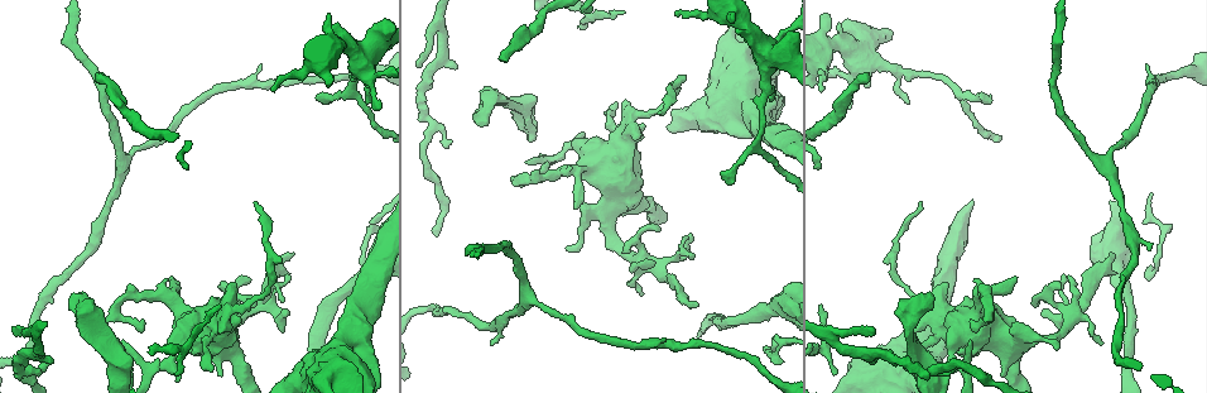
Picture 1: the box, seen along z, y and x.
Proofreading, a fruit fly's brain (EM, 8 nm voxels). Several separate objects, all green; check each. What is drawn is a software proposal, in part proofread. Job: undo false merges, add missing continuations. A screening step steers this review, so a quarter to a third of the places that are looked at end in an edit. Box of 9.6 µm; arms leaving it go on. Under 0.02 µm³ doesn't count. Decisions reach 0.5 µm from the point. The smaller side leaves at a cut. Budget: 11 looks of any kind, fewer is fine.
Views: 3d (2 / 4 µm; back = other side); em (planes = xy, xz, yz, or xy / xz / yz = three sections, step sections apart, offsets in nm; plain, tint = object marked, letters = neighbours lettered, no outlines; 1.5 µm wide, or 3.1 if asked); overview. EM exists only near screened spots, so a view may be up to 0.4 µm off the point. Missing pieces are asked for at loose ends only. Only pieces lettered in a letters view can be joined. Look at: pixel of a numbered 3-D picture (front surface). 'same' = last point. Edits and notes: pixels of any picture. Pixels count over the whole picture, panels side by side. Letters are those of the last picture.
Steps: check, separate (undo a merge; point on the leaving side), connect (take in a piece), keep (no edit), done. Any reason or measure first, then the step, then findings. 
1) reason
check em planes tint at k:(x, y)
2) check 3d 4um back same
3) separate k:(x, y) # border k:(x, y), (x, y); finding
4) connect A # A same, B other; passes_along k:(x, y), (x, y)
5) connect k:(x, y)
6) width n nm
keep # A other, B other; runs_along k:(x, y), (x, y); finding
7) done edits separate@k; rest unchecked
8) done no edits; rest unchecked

branch stops here
check 3d 4um at 1:(613, 105)

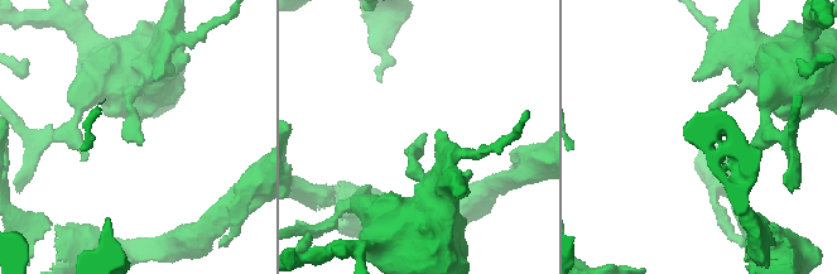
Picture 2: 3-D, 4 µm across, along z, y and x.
shape alone is not enough
check em xy step 4 letters at 2:(421, 137)

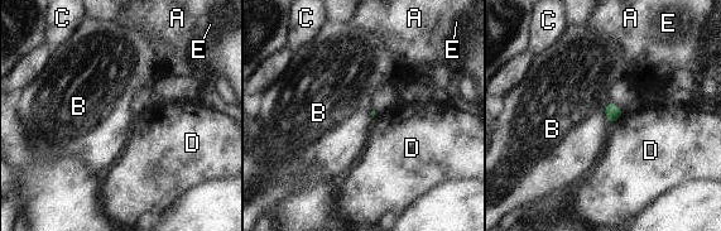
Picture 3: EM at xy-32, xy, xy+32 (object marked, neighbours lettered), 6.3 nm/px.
keep # A other, B other, C other, D other, E other; border 3:(609, 101), (605, 116), (611, 124); none of them fits

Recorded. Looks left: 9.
narrows sharply
check 3d 2um at 1:(429, 118)

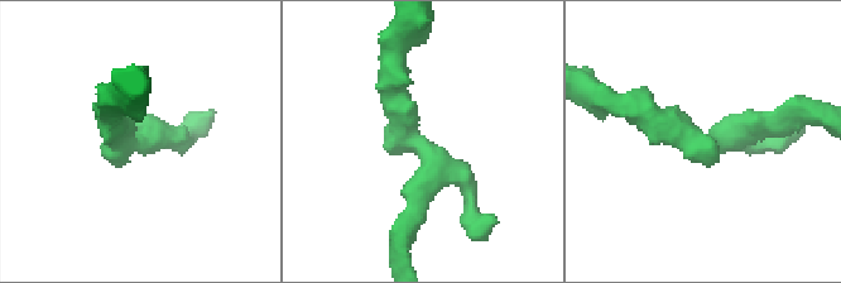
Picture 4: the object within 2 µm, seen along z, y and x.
check em yz step 4 tint at 4:(137, 145)

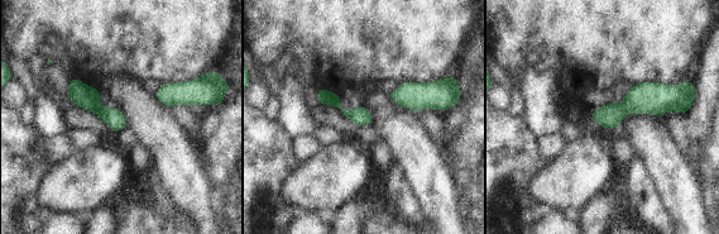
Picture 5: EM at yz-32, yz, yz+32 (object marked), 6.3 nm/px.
check em yz step 4 letters same

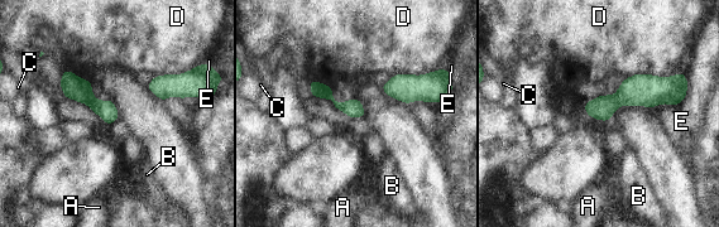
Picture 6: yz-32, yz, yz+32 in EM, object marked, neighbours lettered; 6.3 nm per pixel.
width 120 nm
keep # A other, B other, C other, D other, E other; runs_along 6:(674, 98), (627, 95), (588, 109); all the same neuron

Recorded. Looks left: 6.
free end
check 3d 2um at 1:(289, 313)

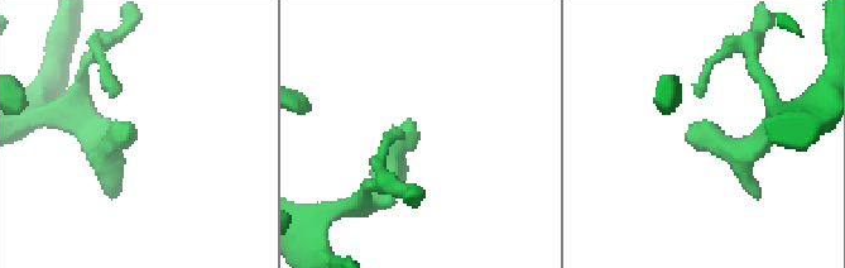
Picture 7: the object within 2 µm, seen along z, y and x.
check em xz step 8 tint at 7:(687, 132)

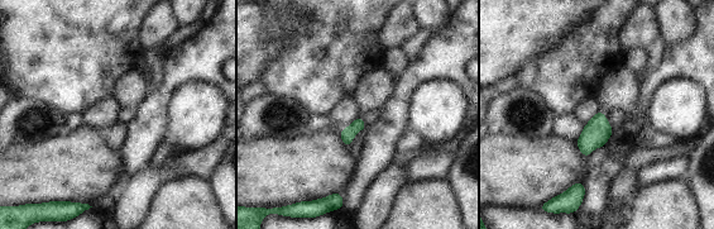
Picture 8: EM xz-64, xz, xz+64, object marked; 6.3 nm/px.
cut it another way
check em planes letters same

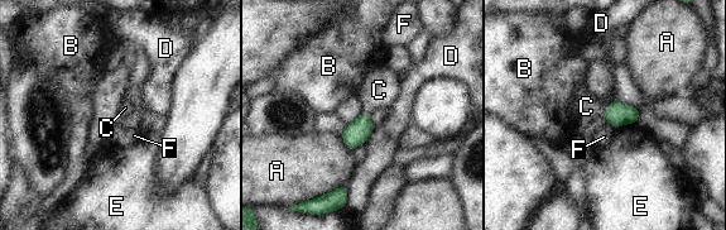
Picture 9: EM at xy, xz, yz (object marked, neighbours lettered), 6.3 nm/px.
connect C # A other, B other, C same, D other, E other, F other; passes_along 9:(618, 114), (606, 110), (586, 106); the neuron continues

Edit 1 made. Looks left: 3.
check overview

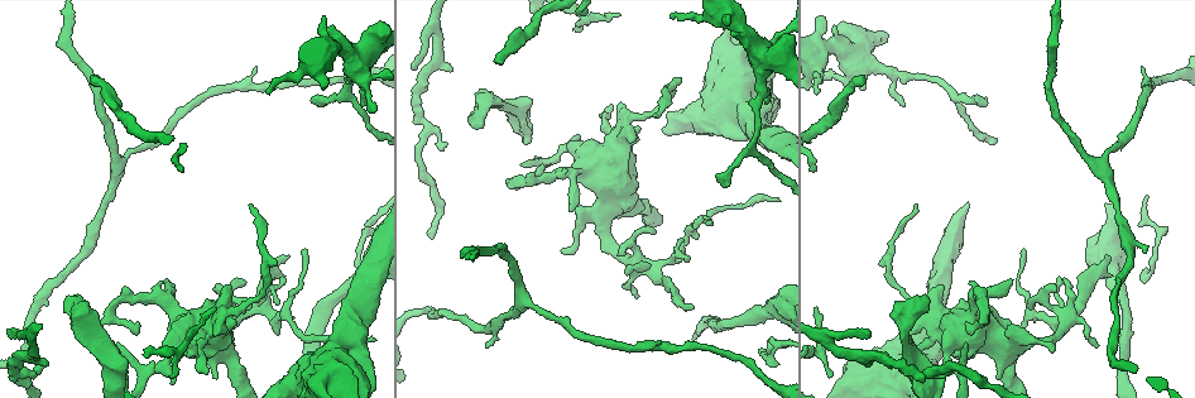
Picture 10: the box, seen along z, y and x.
an open end
check em yz step 8 tint at 10:(369, 111)

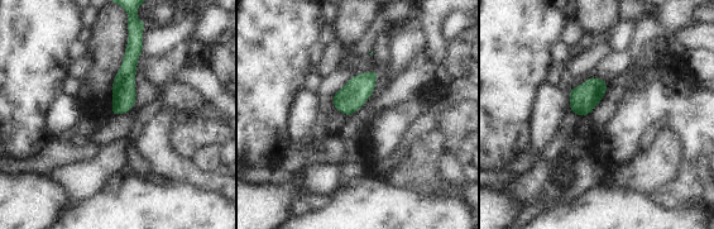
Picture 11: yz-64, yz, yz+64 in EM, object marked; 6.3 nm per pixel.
cut it another way
check em planes letters same

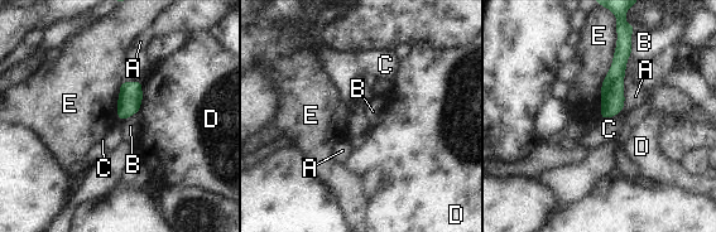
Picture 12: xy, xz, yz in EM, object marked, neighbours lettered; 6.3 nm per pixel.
longest_contact E 440 nm
keep # A other, B other, C other, D other, E other; border 12:(623, 107), (618, 114), (602, 120); no lettered piece goes on from it

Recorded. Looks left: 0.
done edits connect@9; rest unchecked

